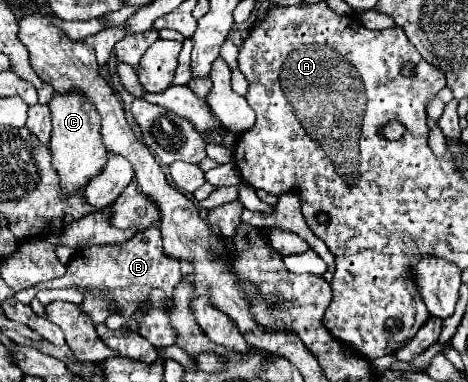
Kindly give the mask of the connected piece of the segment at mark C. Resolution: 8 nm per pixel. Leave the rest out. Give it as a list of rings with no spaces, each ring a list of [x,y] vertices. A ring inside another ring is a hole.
[[[53,93],[49,101],[51,117],[53,117],[53,133],[49,141],[49,149],[53,153],[53,169],[61,177],[61,187],[65,195],[71,195],[85,187],[91,177],[95,177],[105,165],[105,145],[101,143],[101,119],[89,103],[85,103],[85,95],[61,95]]]

